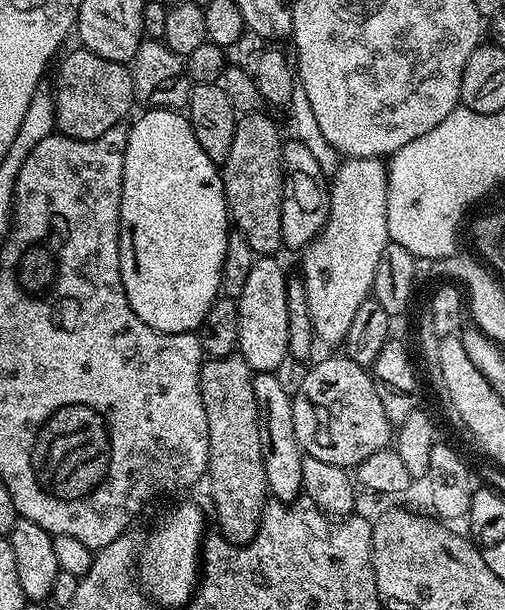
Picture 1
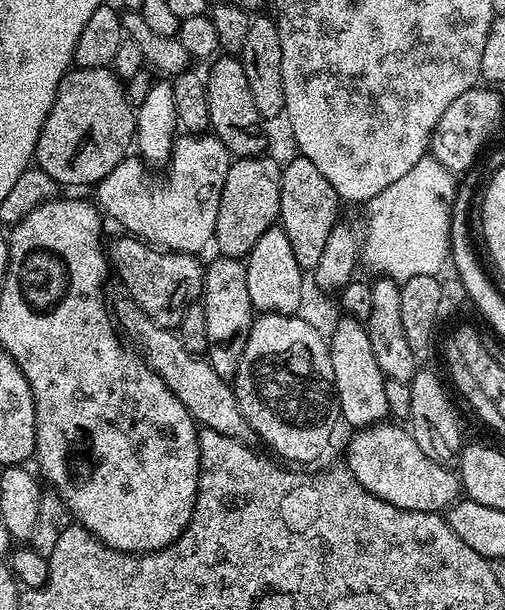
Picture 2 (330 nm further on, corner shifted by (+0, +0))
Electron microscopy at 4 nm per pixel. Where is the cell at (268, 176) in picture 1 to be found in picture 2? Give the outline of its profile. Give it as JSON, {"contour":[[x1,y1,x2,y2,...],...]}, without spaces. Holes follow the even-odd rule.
{"contour":[[220,54,207,69,208,101,210,102,210,132,228,147,233,157,258,156,265,151,268,136,264,133,265,121,255,106,250,81,246,78,244,63,232,54]]}

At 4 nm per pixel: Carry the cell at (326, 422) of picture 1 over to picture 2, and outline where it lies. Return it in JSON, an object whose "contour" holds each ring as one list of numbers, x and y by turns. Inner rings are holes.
{"contour":[[388,423,369,424,351,433,346,467,352,477,370,494,402,510,443,513,451,508,462,496,459,475,451,467,426,458,407,427]]}

